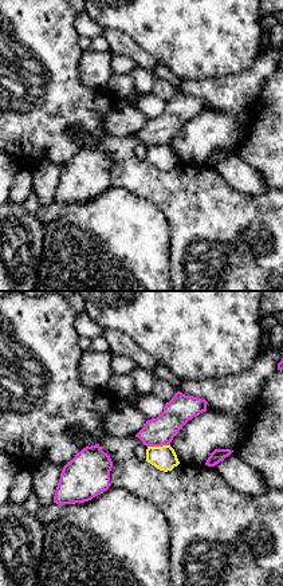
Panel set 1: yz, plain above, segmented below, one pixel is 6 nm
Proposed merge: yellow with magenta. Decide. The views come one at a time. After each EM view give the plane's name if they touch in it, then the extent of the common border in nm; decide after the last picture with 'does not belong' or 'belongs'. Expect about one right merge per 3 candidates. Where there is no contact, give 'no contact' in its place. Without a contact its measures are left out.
contact in yz; length 140 nm

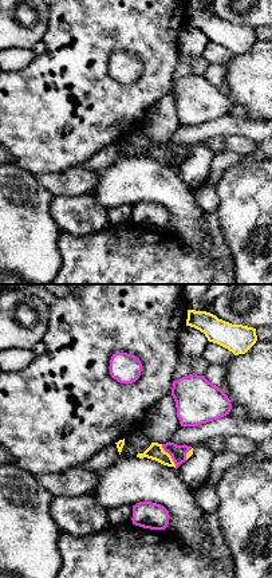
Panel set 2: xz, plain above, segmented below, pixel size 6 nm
contact in xz; length 170 nm

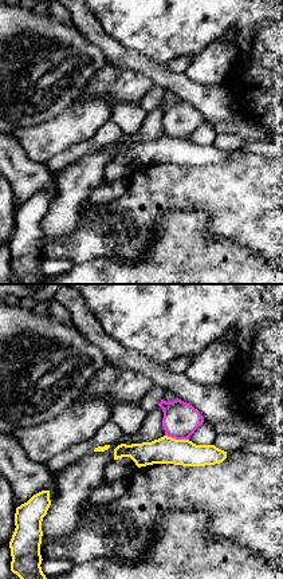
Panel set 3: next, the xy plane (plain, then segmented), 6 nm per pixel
contact in xy; length 150 nm

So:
does not belong

